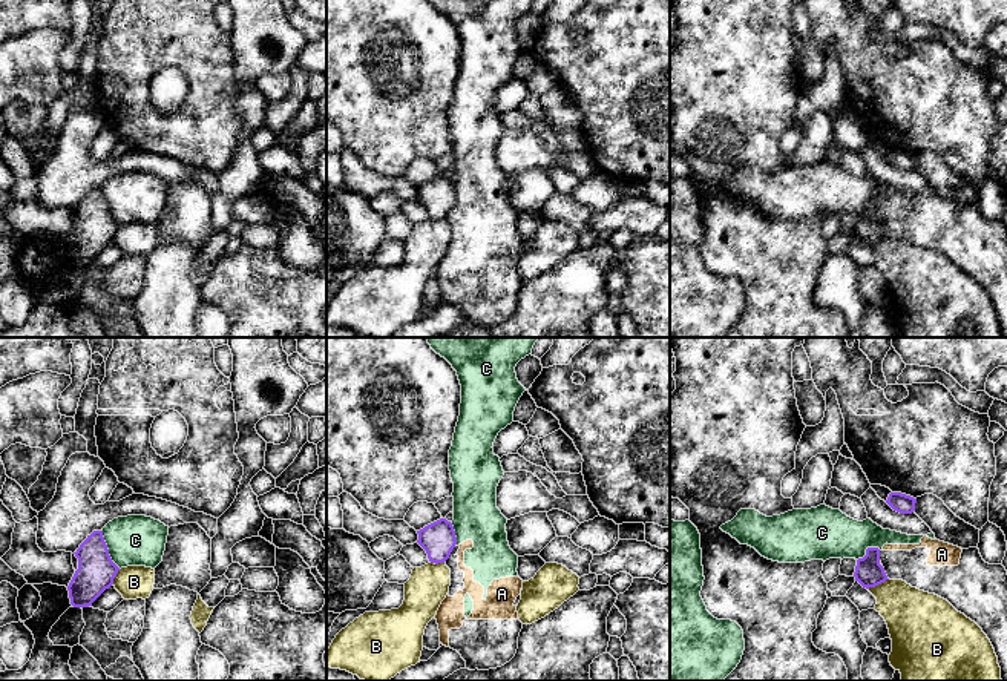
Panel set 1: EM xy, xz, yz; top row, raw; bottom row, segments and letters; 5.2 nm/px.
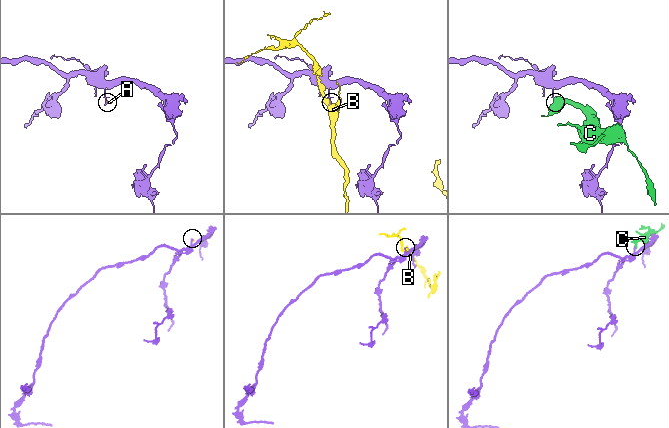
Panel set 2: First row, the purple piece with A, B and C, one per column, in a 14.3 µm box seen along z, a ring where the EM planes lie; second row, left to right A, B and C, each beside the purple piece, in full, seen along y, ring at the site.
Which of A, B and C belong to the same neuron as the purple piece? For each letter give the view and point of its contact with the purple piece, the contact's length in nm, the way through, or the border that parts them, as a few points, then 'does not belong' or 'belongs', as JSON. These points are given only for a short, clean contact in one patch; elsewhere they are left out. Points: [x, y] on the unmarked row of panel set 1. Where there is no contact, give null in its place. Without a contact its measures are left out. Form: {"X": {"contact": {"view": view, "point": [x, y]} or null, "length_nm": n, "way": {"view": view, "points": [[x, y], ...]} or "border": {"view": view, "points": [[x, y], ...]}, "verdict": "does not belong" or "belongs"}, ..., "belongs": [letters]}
{"A": {"contact": {"view": "yz", "point": [880, 221]}, "length_nm": 40, "border": {"view": "yz", "points": [[879, 218], [882, 223]]}, "verdict": "does not belong"}, "B": {"contact": {"view": "yz", "point": [877, 241]}, "length_nm": 130, "verdict": "does not belong"}, "C": {"contact": {"view": "xy", "point": [108, 206]}, "length_nm": 220, "verdict": "does not belong"}, "belongs": []}

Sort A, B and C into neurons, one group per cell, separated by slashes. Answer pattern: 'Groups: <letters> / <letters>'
Groups: A C / B

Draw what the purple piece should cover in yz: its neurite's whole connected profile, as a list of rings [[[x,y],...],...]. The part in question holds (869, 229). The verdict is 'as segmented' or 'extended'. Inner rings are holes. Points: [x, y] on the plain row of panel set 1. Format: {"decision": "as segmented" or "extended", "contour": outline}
{"decision": "as segmented", "contour": [[[868,204],[866,212],[857,216],[855,238],[858,238],[863,244],[875,244],[884,239],[887,235],[884,224],[880,221],[880,206]]]}

